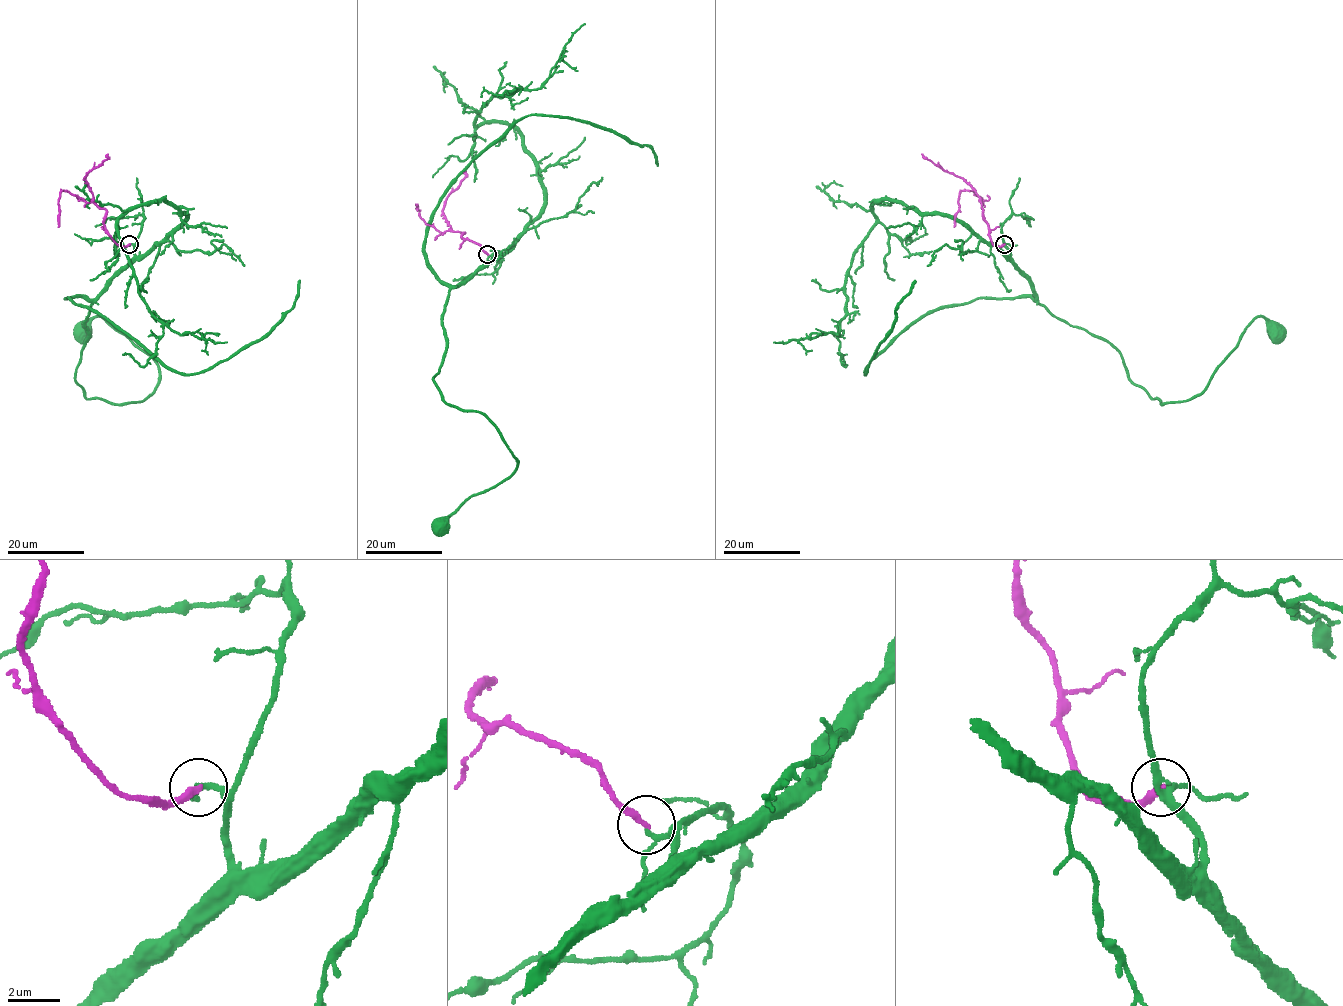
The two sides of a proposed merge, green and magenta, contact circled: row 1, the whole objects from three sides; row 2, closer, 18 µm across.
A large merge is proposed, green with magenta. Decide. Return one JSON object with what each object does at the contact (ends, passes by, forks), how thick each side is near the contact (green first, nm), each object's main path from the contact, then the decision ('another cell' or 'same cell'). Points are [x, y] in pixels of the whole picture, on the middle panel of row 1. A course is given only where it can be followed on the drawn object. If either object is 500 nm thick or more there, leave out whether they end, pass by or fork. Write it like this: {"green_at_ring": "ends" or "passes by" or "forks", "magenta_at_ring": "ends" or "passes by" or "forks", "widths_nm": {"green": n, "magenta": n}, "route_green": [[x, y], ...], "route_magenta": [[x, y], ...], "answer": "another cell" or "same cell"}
{"green_at_ring": "passes by", "magenta_at_ring": "ends", "widths_nm": {"green": 170, "magenta": 280}, "route_green": [[488, 255], [449, 290], [445, 355], [433, 380], [445, 401], [481, 412], [517, 468], [441, 527]], "route_magenta": [[488, 254], [474, 242], [462, 237], [465, 232], [453, 231], [442, 212], [446, 198], [457, 188], [465, 172]], "answer": "same cell"}

